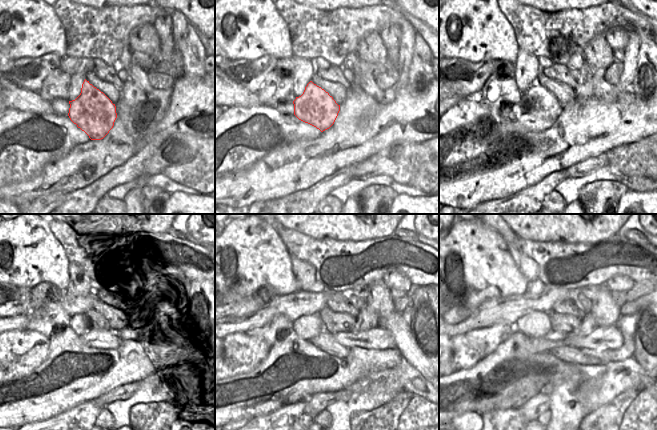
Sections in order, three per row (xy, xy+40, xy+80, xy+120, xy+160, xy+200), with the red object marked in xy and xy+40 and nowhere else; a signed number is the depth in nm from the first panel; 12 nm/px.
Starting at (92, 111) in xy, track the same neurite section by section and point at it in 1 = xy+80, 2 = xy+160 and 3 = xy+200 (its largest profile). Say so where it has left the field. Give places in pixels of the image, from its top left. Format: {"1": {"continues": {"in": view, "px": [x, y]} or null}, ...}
{"1": {"continues": {"in": "xy+80", "px": [537, 101]}}, "2": {"continues": {"in": "xy+160", "px": [325, 339]}}, "3": {"continues": {"in": "xy+200", "px": [552, 336]}}}

